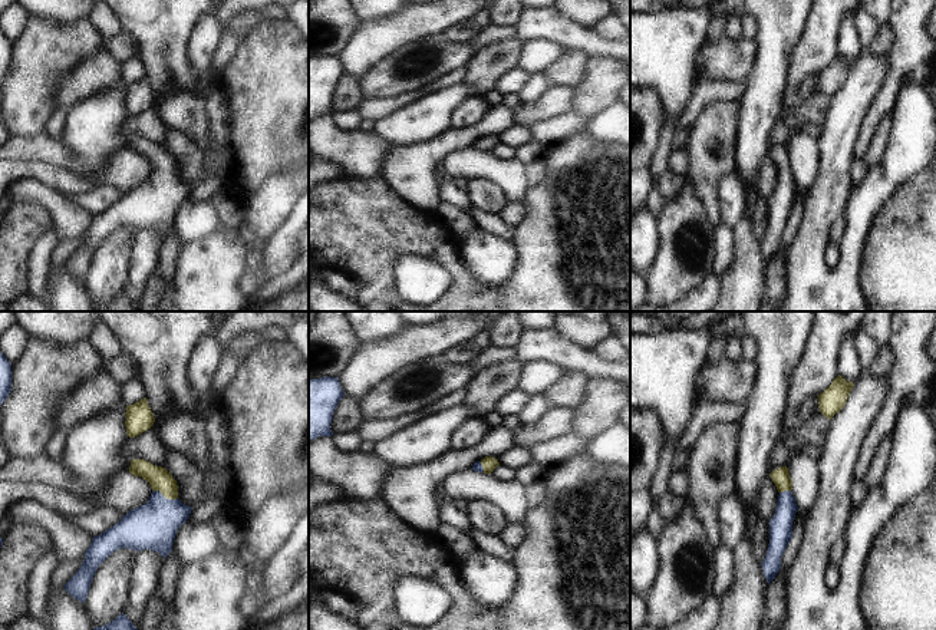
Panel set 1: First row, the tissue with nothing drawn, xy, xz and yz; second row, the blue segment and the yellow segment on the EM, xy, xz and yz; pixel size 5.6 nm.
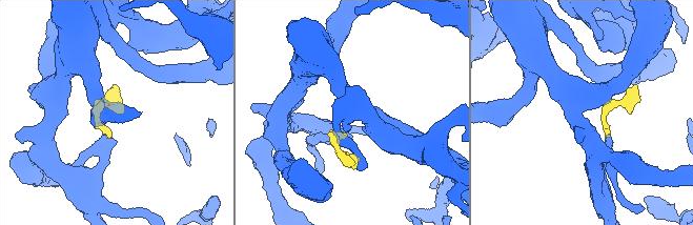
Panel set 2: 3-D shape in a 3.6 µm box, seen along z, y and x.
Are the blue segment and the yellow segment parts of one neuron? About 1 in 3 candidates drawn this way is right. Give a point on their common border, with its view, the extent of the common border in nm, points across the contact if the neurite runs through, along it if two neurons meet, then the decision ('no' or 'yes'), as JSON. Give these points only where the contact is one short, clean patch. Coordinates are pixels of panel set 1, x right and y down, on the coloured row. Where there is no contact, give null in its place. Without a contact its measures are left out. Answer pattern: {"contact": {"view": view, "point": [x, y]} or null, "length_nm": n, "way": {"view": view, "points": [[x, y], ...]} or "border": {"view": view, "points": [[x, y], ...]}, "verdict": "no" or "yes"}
{"contact": {"view": "xy", "point": [164, 497]}, "length_nm": 150, "way": {"view": "xy", "points": [[152, 525], [164, 513], [164, 497], [164, 485], [160, 480]]}, "verdict": "yes"}

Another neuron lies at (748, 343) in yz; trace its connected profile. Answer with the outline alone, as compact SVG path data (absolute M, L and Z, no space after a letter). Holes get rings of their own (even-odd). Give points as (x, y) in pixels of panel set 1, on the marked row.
M745 332L739 336L741 337L741 347L744 350L744 359L755 360L758 354L758 344L755 339Z

